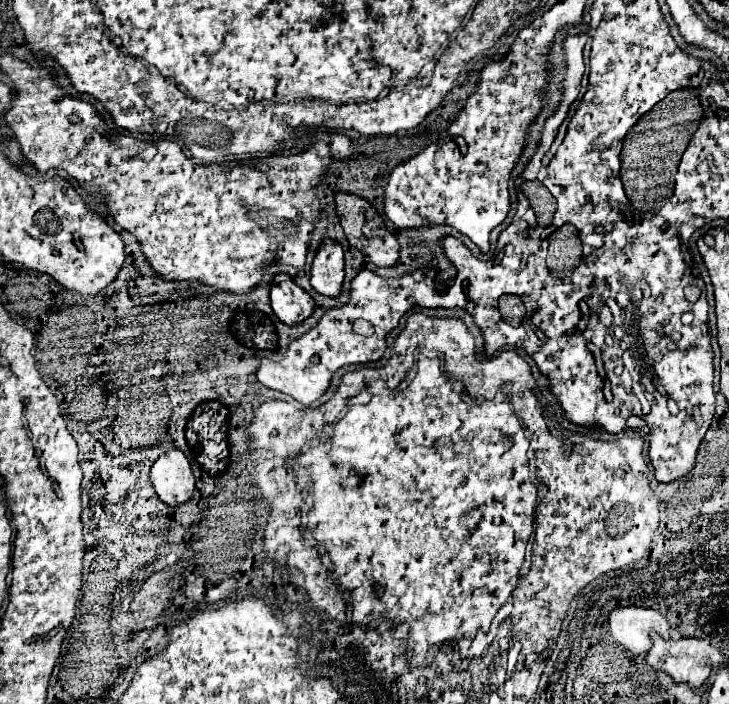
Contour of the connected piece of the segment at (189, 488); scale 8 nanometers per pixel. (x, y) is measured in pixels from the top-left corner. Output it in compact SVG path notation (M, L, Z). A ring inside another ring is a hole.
M179 449L159 455L151 467L151 483L159 499L171 507L191 499L195 491L195 477L189 457Z

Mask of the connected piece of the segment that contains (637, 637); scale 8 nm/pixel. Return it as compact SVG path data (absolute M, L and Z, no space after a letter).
M621 605L621 609L609 609L609 633L613 633L613 641L621 645L621 649L629 649L629 653L647 653L653 641L649 639L651 631L669 633L671 621L665 617L667 613L655 613L655 609L645 609L639 605Z

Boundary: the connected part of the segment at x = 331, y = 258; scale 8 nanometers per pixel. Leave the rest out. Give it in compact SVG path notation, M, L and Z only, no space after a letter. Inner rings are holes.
M323 239L311 265L311 287L329 297L337 297L343 283L343 249L335 239Z

